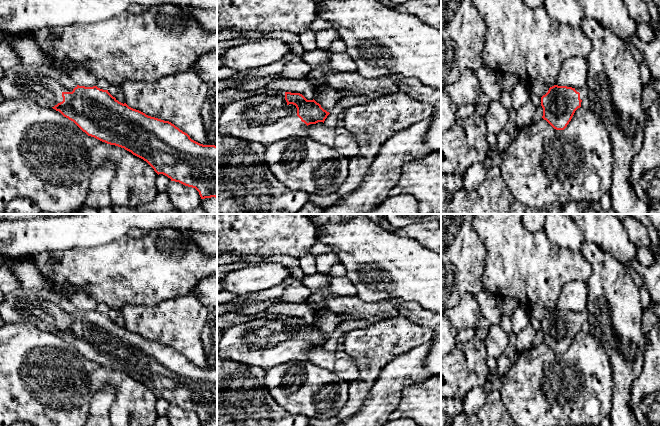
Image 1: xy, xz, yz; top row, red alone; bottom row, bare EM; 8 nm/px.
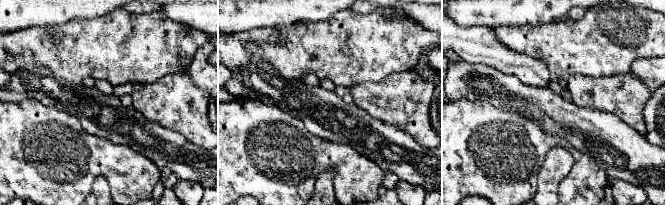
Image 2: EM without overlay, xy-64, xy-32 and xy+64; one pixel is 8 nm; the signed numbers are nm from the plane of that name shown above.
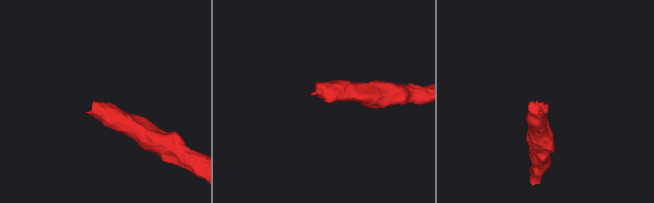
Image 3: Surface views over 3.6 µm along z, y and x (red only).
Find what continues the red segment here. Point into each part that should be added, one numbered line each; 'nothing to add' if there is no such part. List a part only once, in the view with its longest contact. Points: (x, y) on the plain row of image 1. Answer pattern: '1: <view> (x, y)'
1: xz (266, 342)

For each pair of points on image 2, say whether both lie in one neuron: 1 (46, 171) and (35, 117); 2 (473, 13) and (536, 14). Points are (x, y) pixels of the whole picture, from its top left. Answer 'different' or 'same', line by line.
1: same
2: same

